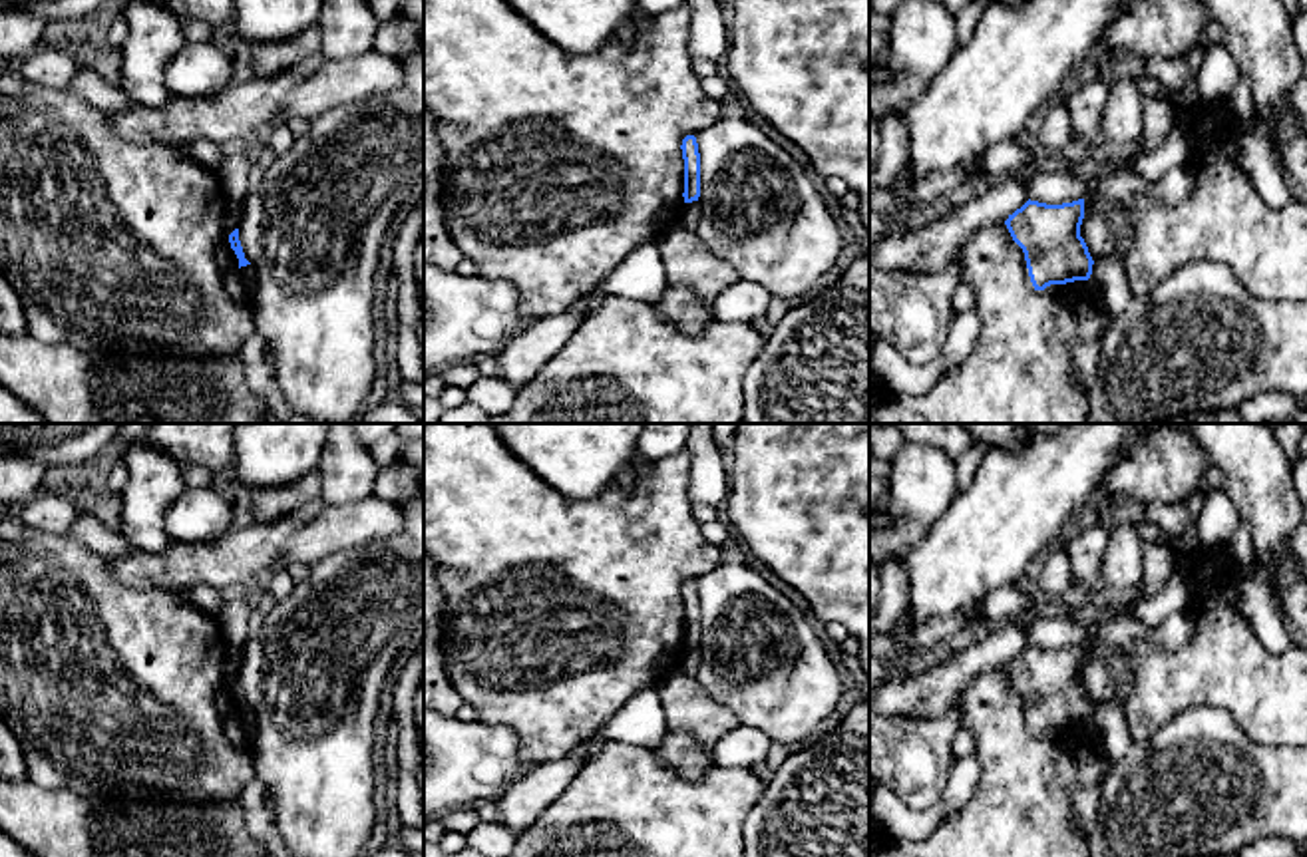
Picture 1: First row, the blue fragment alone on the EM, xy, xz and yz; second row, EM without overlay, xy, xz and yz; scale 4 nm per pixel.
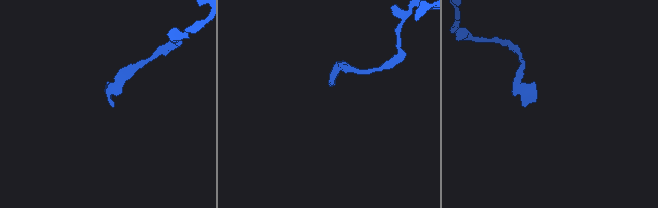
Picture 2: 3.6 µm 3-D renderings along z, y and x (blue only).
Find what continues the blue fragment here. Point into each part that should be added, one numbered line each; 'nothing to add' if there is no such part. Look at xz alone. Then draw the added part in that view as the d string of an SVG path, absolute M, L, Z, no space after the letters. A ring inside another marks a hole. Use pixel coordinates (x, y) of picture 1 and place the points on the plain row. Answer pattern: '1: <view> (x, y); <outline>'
nothing to add

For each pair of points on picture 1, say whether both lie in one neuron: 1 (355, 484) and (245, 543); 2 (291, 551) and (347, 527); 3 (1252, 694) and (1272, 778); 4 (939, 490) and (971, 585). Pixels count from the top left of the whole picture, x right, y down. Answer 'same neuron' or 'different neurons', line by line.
1: different neurons
2: same neuron
3: different neurons
4: different neurons

